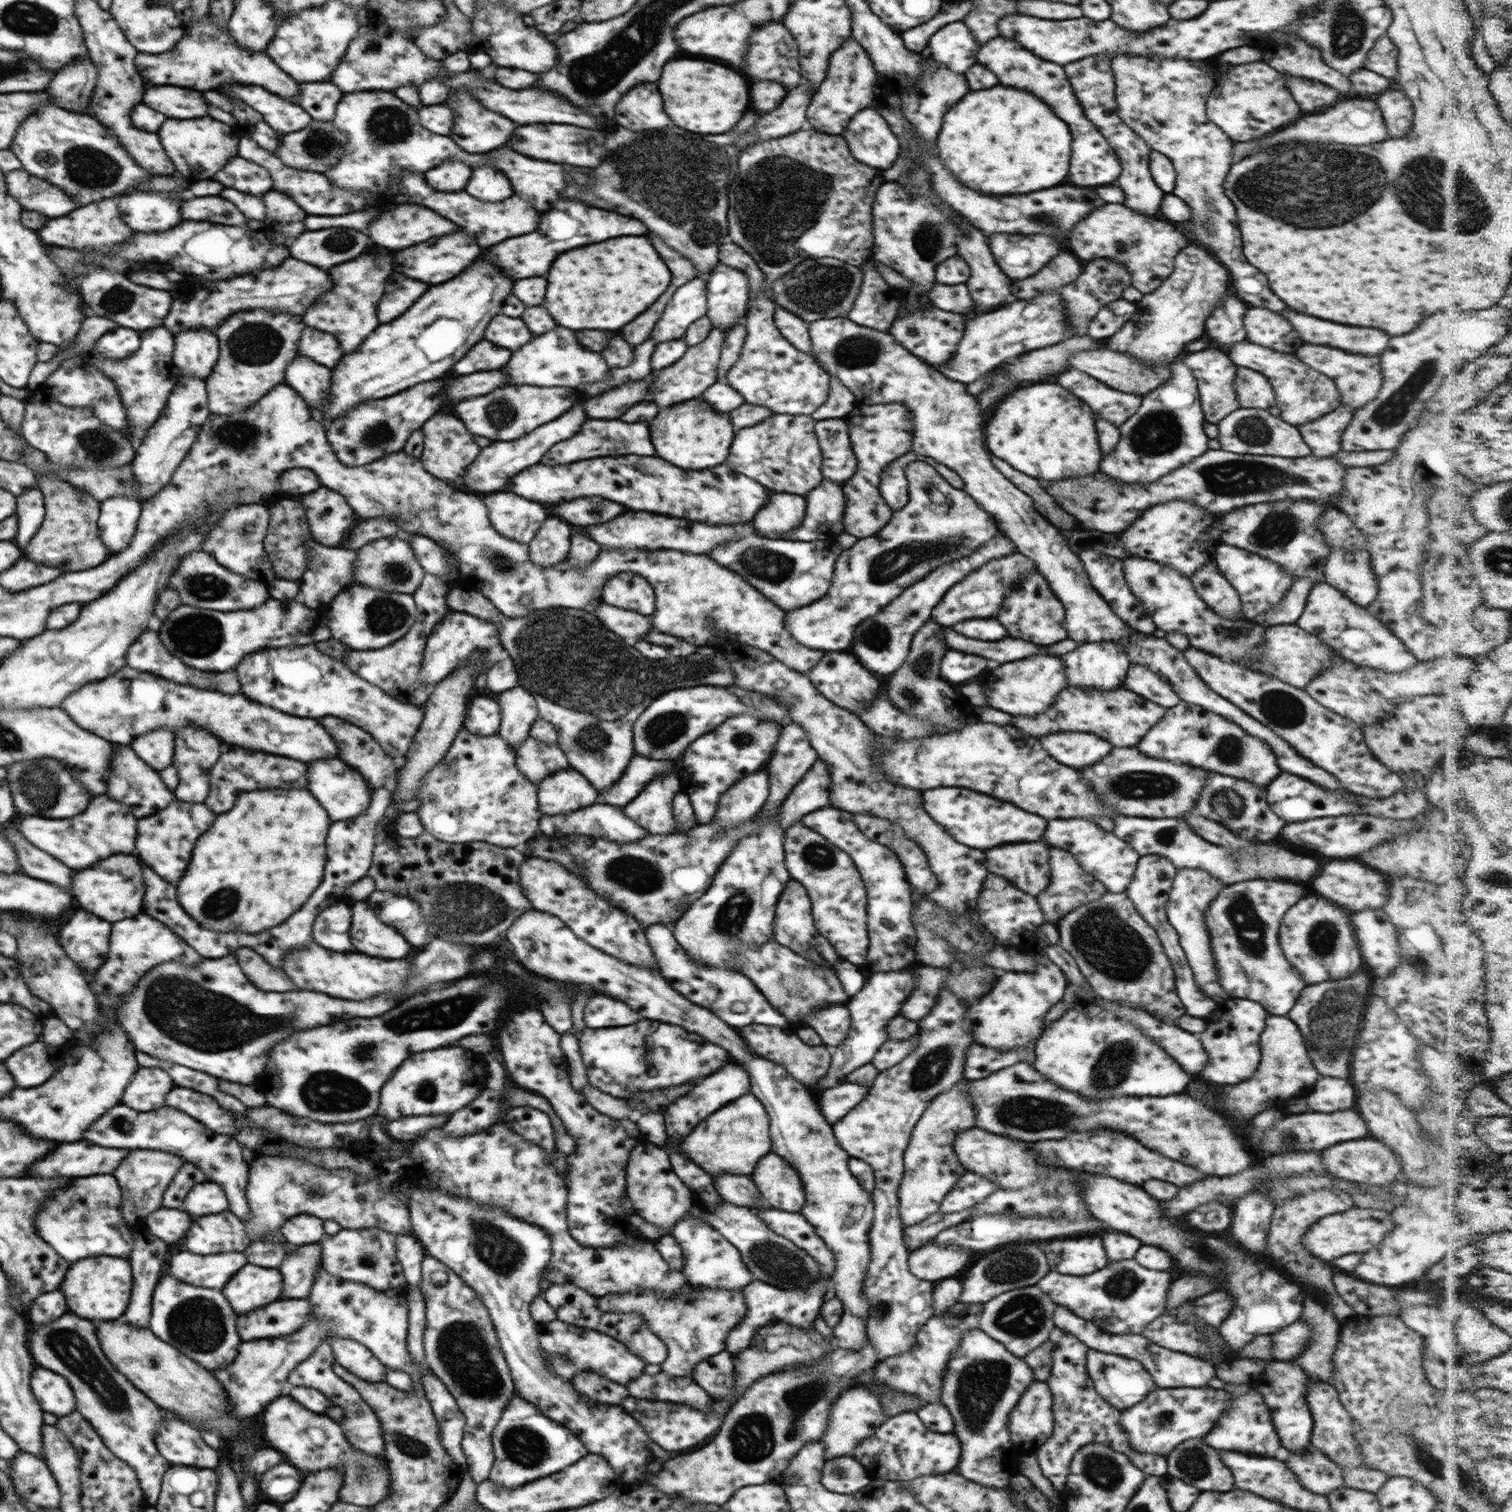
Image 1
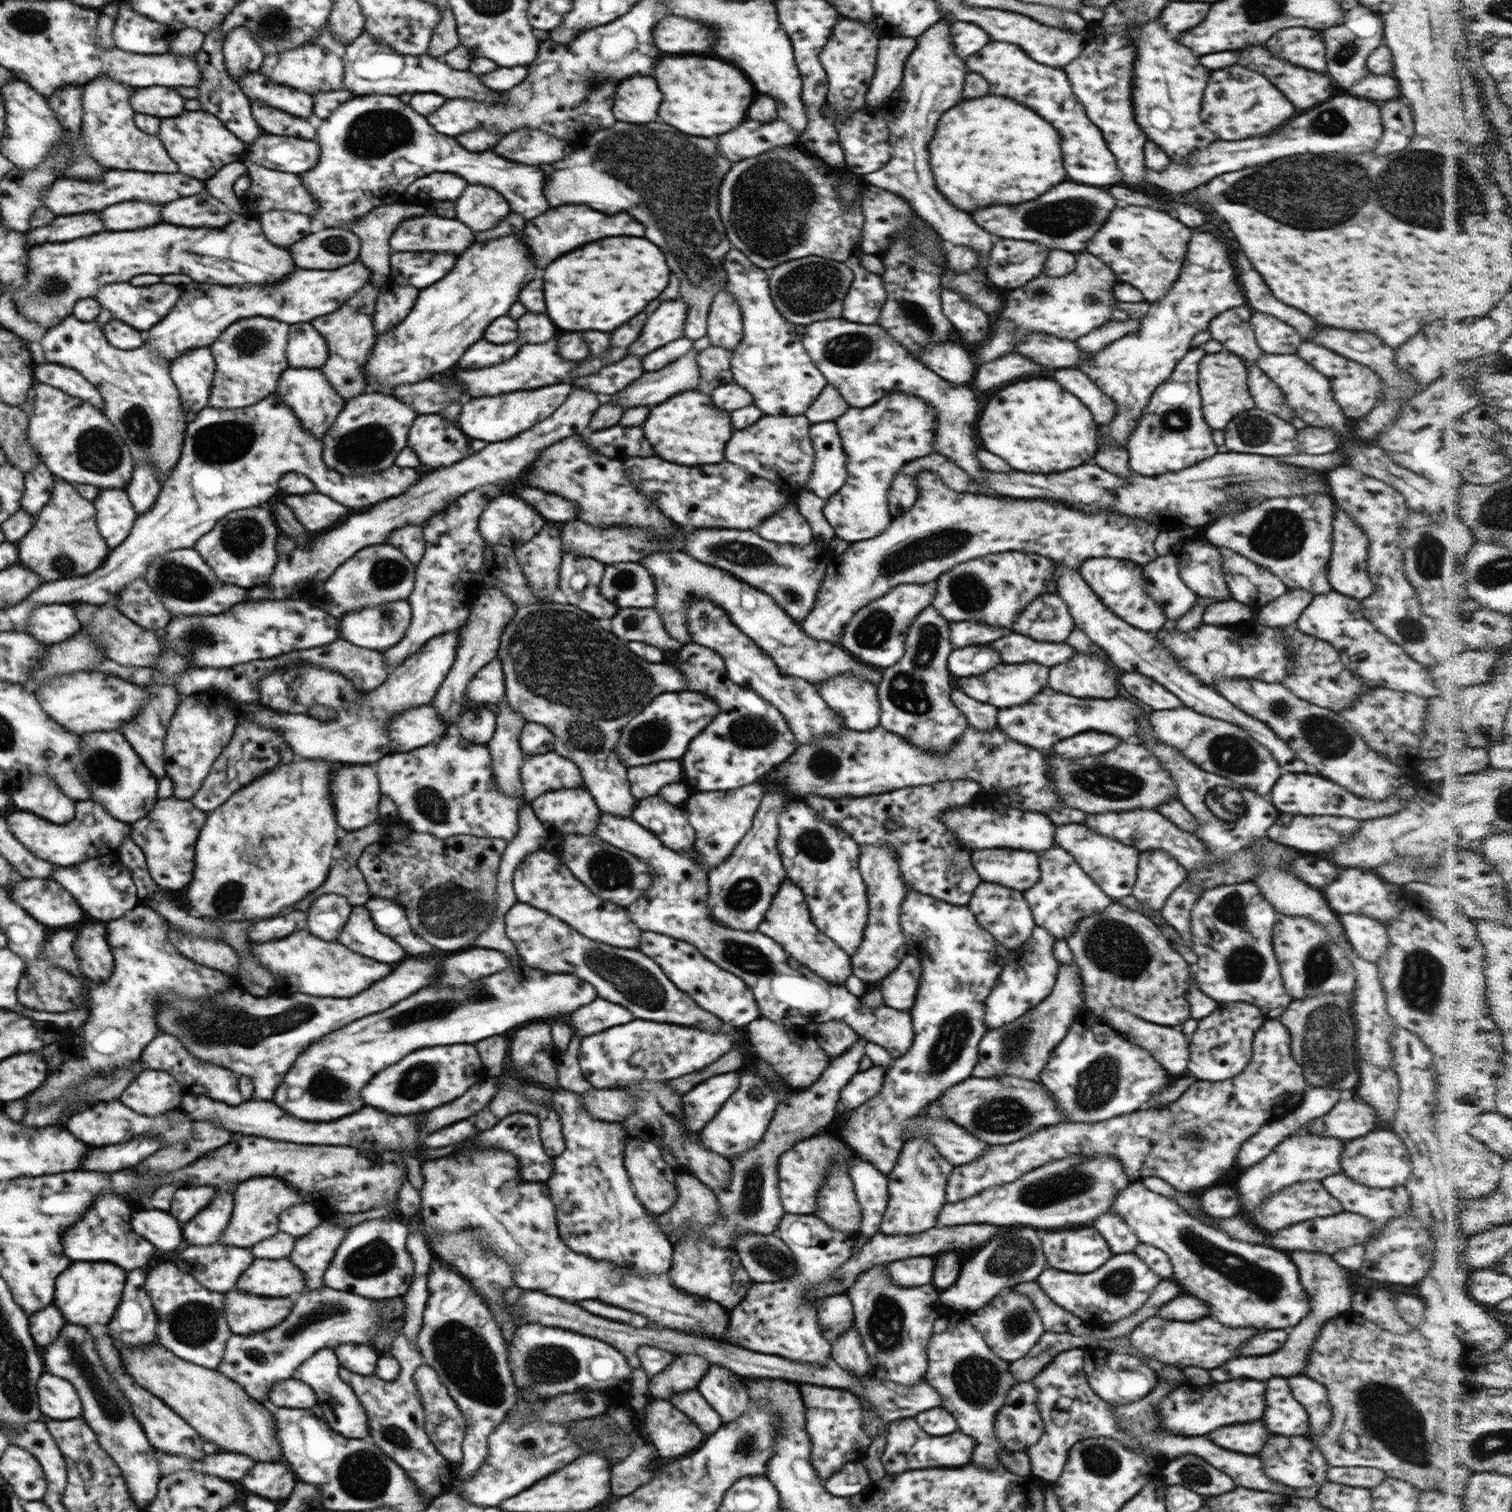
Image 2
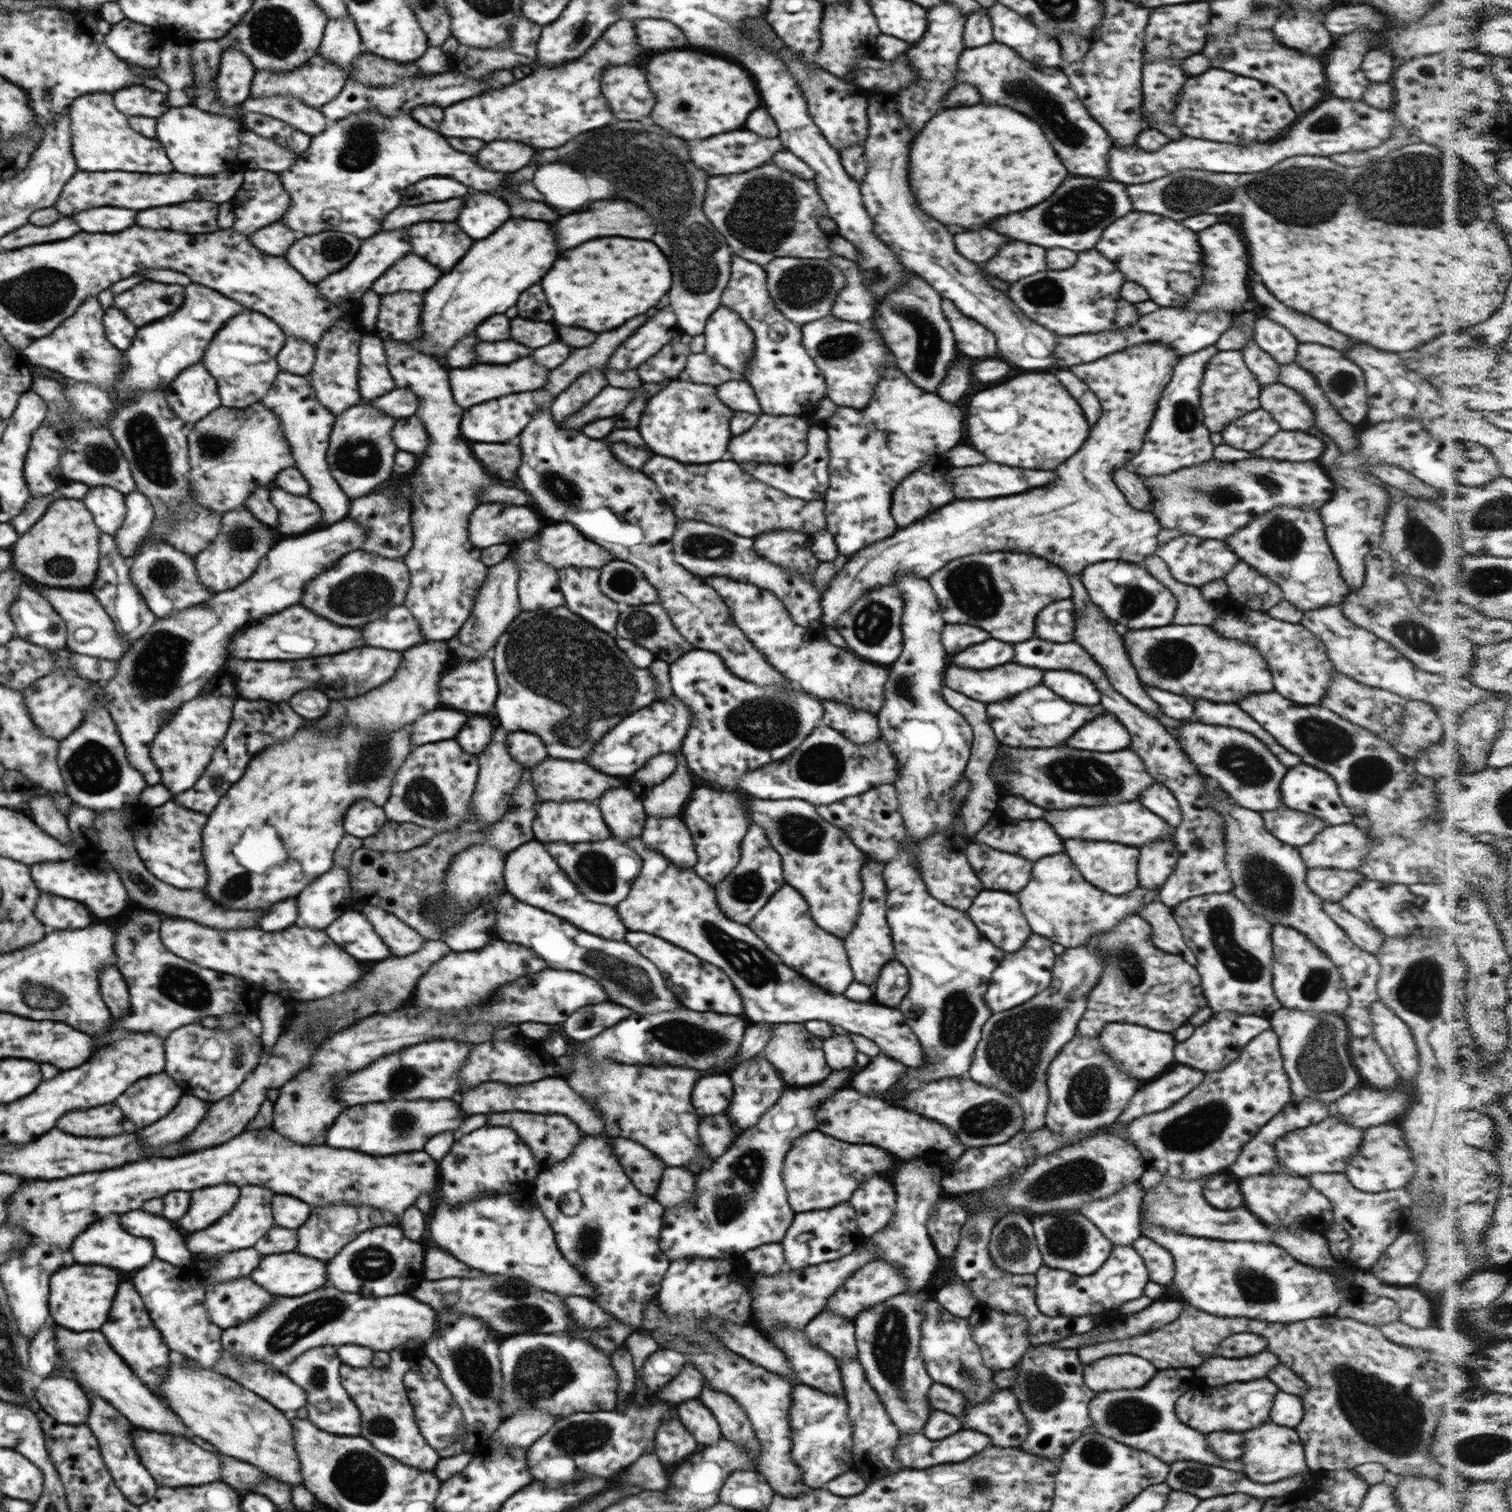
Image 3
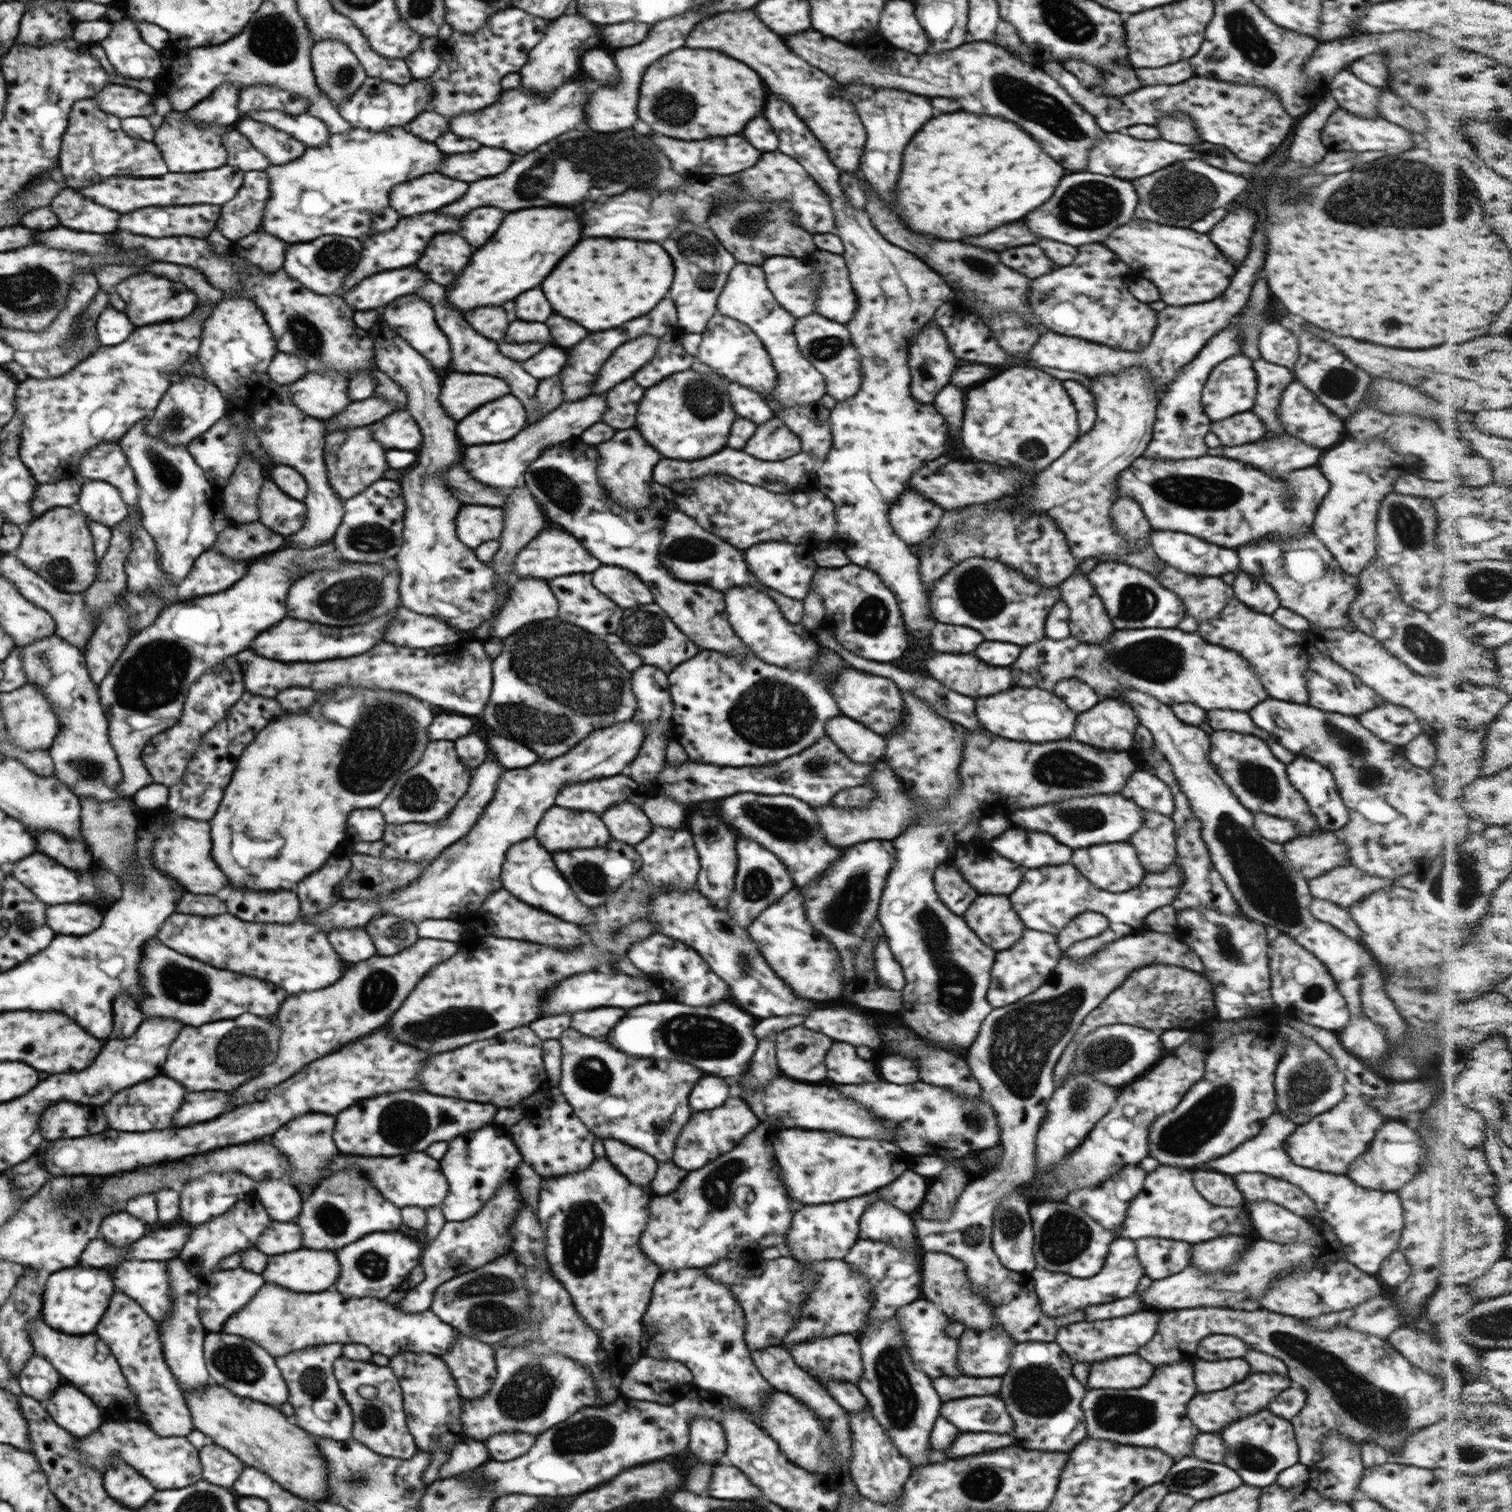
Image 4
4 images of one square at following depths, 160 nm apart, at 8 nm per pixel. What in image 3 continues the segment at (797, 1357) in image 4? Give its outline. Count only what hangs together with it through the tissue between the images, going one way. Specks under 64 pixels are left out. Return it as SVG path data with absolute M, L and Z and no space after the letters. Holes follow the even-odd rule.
M823 1309L803 1329L814 1346L825 1350L838 1362L857 1358L855 1324L852 1320Z

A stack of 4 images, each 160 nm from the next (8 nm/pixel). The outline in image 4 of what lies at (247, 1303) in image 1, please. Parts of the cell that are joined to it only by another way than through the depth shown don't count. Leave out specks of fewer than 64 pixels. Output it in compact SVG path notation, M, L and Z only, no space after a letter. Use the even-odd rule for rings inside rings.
M301 1248L294 1252L286 1252L269 1257L267 1267L262 1272L265 1282L271 1282L292 1290L292 1292L322 1292L328 1290L340 1274L340 1264L334 1252L328 1250L310 1250L310 1248Z

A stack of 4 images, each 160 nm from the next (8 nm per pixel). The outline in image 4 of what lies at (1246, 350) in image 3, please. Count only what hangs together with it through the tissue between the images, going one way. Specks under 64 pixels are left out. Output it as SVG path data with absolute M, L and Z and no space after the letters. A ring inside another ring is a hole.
M1263 358L1253 360L1253 367L1257 374L1257 395L1251 411L1260 417L1265 428L1265 433L1260 439L1285 438L1287 432L1284 430L1283 424L1280 422L1277 410L1279 410L1283 390L1292 381L1296 380L1295 375L1291 369L1278 364L1269 363Z

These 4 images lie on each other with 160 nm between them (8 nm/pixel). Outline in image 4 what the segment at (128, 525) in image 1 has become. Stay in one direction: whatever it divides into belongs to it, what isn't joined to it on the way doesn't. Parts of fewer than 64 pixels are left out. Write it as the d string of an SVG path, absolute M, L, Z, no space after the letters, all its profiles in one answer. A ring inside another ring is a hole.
M87 480L83 484L77 503L91 520L110 528L128 518L130 511L130 506L123 499L119 489L103 480Z

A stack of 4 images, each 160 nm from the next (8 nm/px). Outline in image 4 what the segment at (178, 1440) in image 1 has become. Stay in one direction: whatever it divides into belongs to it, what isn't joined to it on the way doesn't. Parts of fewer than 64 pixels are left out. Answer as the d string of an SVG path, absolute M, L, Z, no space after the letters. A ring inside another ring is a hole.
M32 1319L30 1322L29 1336L34 1344L34 1354L44 1356L54 1368L62 1374L62 1379L68 1380L68 1384L87 1393L97 1405L103 1409L114 1411L120 1402L128 1405L130 1411L125 1415L128 1420L143 1420L143 1412L137 1406L137 1398L129 1389L126 1377L122 1374L116 1357L111 1353L107 1344L100 1340L99 1336L68 1336L62 1332L56 1332L54 1328L46 1326L42 1320Z

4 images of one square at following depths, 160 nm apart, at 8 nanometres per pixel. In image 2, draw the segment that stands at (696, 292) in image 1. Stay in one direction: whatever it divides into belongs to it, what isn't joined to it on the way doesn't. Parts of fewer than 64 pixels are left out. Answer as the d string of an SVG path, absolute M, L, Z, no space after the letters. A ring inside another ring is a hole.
M683 298L662 302L660 308L656 308L648 316L640 338L630 344L628 352L632 356L646 356L658 350L660 346L684 337L687 310L688 307Z

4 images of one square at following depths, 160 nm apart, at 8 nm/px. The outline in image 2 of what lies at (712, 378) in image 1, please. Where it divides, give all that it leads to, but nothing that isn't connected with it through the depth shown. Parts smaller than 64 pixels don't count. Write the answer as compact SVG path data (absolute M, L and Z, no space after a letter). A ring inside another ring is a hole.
M707 336L700 337L693 342L692 350L686 356L679 358L676 362L672 362L670 366L666 366L658 372L646 372L644 376L634 380L634 386L632 384L626 386L624 390L610 396L610 400L606 400L606 402L616 402L618 406L622 406L626 410L626 408L634 408L634 406L656 406L656 404L662 404L664 400L668 400L672 394L680 394L684 390L696 390L698 382L701 382L696 355L710 345L710 339ZM676 364L678 364L678 368L676 368Z

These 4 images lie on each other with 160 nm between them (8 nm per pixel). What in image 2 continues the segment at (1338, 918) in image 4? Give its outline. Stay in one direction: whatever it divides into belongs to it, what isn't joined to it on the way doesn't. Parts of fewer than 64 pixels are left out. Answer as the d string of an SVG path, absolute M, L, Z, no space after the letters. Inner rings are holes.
M1359 914L1337 915L1354 952L1368 962L1377 963L1388 950L1386 924Z

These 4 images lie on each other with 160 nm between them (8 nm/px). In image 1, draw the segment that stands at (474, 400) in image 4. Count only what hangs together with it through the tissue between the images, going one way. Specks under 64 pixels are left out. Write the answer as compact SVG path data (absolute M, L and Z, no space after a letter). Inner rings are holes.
M560 326L524 344L520 350L512 354L512 360L508 360L508 364L502 368L510 386L530 384L530 386L570 386L570 388L582 382L604 380L606 376L610 376L608 370L610 368L606 366L606 362L600 358L598 352L584 350L578 344L576 334Z

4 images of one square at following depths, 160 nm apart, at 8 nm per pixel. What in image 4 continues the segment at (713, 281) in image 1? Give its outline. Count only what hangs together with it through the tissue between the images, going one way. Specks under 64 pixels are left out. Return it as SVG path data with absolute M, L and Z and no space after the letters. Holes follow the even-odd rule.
M715 314L701 334L701 343L694 356L702 364L709 366L713 372L728 378L730 382L751 388L765 400L779 381L778 372L773 367L772 359L764 348L762 341L749 327L739 320Z

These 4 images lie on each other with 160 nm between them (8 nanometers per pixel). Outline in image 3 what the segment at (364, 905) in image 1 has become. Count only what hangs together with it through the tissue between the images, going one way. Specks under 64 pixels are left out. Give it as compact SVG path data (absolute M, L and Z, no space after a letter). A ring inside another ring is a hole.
M353 909L345 912L342 916L335 918L324 931L356 960L378 962L392 956L392 952L388 952L384 942L372 928L372 924L360 912Z

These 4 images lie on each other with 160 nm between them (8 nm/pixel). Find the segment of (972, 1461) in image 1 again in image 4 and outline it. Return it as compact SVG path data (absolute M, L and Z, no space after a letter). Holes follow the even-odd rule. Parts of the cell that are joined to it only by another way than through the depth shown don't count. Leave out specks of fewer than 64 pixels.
M925 1298L916 1299L910 1304L898 1307L895 1312L895 1318L897 1318L899 1328L901 1328L901 1338L903 1338L903 1341L907 1344L907 1351L910 1353L916 1368L920 1369L924 1374L927 1374L931 1379L941 1376L959 1377L960 1375L965 1375L961 1374L957 1367L959 1337L947 1334L947 1328L951 1320L940 1310L937 1304Z

